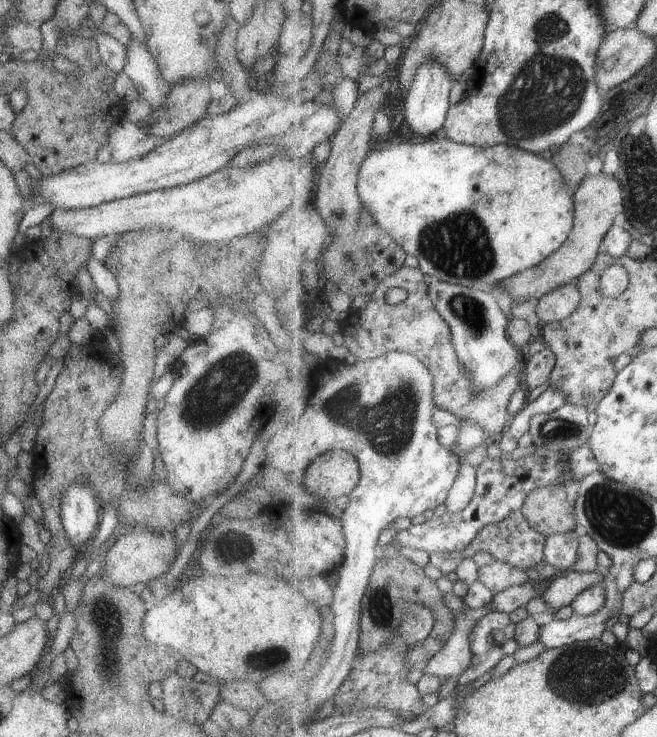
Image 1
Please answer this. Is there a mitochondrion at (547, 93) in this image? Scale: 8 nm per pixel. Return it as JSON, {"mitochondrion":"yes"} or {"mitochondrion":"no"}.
{"mitochondrion":"yes"}

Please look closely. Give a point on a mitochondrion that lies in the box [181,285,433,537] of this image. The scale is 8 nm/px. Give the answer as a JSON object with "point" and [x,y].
{"point":[388,422]}

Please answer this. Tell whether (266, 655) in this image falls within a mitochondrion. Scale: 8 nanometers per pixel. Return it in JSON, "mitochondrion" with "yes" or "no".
{"mitochondrion":"yes"}

